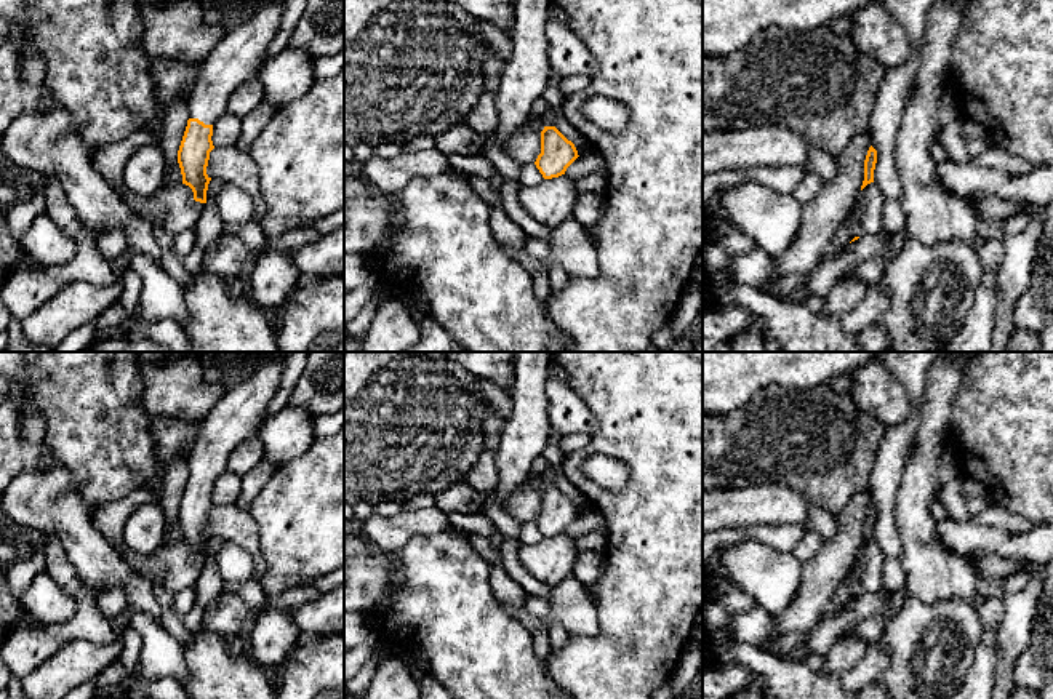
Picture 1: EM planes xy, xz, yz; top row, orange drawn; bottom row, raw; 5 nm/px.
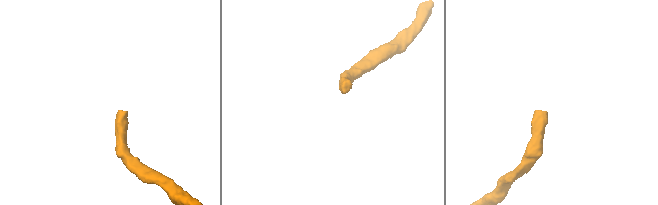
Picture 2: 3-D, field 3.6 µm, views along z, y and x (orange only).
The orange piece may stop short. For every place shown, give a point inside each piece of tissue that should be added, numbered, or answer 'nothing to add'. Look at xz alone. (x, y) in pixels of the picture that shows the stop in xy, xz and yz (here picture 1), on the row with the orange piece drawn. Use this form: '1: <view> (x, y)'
nothing to add

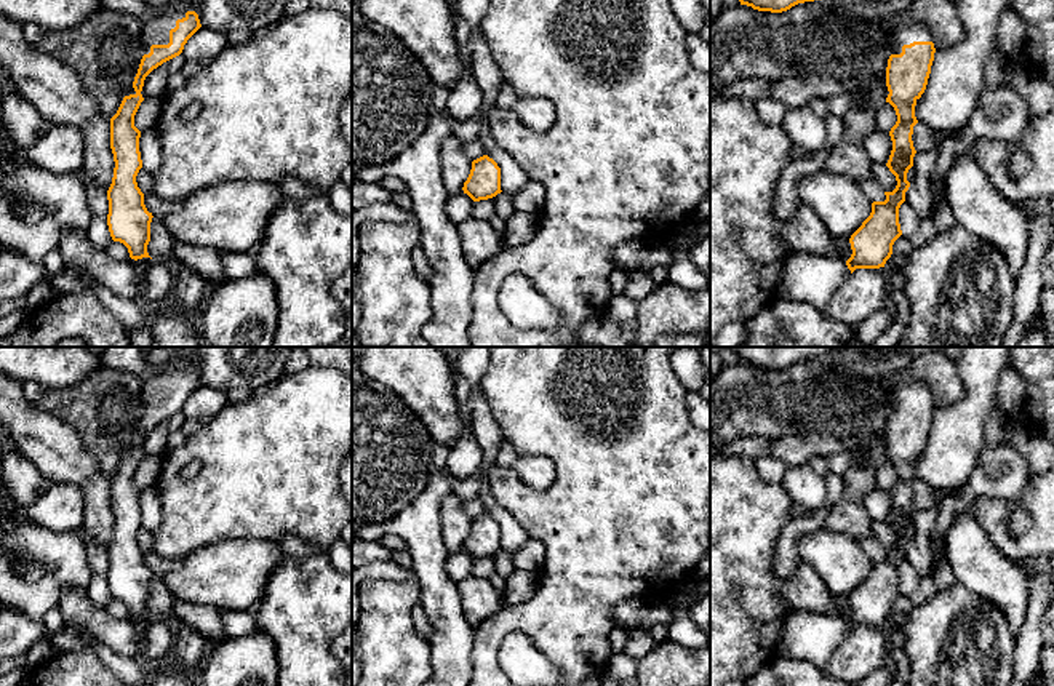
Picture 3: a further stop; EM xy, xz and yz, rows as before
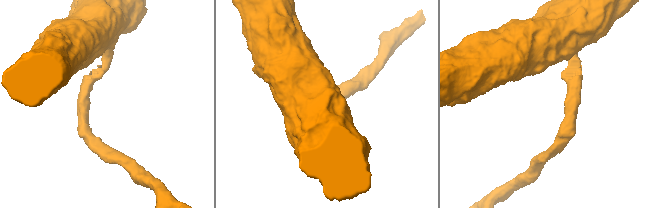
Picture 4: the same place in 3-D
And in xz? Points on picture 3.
nothing to add

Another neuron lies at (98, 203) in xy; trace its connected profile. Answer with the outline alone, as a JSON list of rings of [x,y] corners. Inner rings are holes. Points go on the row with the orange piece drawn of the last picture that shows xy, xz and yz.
[[[82,170],[77,171],[80,181],[83,182],[88,195],[88,208],[93,217],[106,217],[109,214],[107,190],[99,187],[90,176]]]

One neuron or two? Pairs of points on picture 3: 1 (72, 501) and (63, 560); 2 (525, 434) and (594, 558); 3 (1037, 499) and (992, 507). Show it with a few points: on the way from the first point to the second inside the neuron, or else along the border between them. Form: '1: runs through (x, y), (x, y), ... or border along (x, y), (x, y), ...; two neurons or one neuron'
1: border along (31, 522), (55, 531), (75, 531); two neurons
2: runs through (560, 453), (586, 478), (586, 523); one neuron
3: runs through (1037, 522), (1022, 544), (1011, 544), (998, 530); one neuron

